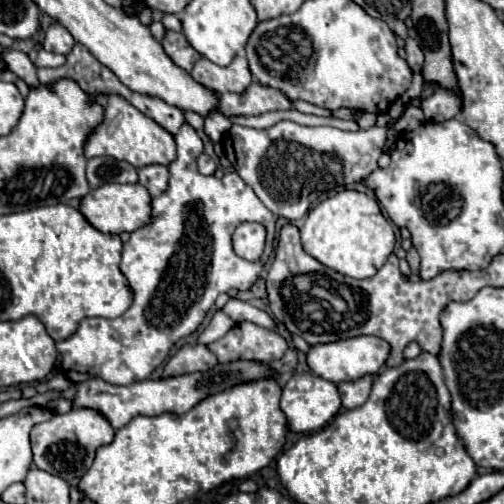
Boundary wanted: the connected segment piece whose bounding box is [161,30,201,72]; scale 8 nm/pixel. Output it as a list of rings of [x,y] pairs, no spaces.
[[[167,30],[165,38],[161,40],[161,46],[165,50],[165,54],[185,72],[191,72],[193,64],[201,58],[201,54],[187,42],[187,38],[181,32],[175,30]]]

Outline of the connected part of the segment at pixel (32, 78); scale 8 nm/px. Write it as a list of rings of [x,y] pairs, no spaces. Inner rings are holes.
[[[11,50],[11,52],[3,52],[1,60],[5,62],[5,66],[9,70],[13,70],[21,80],[25,80],[29,86],[37,86],[37,68],[35,64],[29,60],[27,54]]]

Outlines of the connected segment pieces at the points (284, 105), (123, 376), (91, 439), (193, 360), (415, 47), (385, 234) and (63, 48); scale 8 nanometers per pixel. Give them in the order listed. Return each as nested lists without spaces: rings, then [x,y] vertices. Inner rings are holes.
[[[253,82],[245,94],[217,94],[217,110],[227,116],[261,116],[271,110],[293,110],[293,102],[279,90]]]
[[[183,124],[181,130],[175,136],[177,142],[177,158],[169,164],[169,190],[153,200],[153,220],[151,224],[131,232],[129,242],[123,244],[123,258],[121,258],[121,272],[127,278],[135,300],[131,308],[115,318],[85,318],[79,328],[65,340],[57,342],[57,350],[63,358],[63,374],[71,382],[83,382],[87,378],[101,378],[109,384],[133,384],[139,380],[145,380],[151,376],[151,372],[161,366],[169,350],[175,346],[177,340],[191,336],[197,332],[201,322],[205,320],[207,312],[215,304],[217,296],[223,292],[229,292],[231,288],[237,290],[249,290],[261,270],[267,258],[273,252],[273,234],[275,234],[275,222],[277,216],[271,214],[263,202],[257,198],[253,188],[245,184],[235,172],[227,172],[223,178],[217,176],[203,176],[197,172],[197,156],[199,156],[199,136],[189,126]],[[241,222],[261,222],[267,228],[267,248],[259,262],[247,262],[239,258],[233,252],[231,246],[231,234]]]
[[[73,408],[69,414],[55,414],[51,420],[33,426],[31,430],[33,462],[37,468],[45,472],[57,474],[69,484],[77,484],[93,464],[97,448],[113,442],[113,436],[115,430],[99,412],[89,408]]]
[[[203,344],[183,346],[165,366],[163,376],[183,376],[193,372],[207,372],[217,366],[217,358]]]
[[[405,36],[405,52],[407,52],[407,64],[411,66],[411,70],[419,72],[423,66],[423,52],[421,52],[419,44],[409,36]]]
[[[343,190],[319,202],[307,216],[301,228],[301,244],[305,252],[317,258],[323,266],[351,278],[371,278],[387,262],[395,246],[391,224],[381,214],[377,200],[357,190]]]
[[[53,22],[49,26],[49,30],[45,32],[45,42],[43,42],[43,48],[49,50],[49,52],[57,52],[57,54],[69,54],[69,50],[73,48],[75,40],[73,36],[57,22]]]

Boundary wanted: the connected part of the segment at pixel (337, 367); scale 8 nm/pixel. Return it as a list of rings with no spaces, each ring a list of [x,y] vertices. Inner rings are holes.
[[[355,336],[347,340],[311,346],[307,352],[307,364],[315,376],[339,384],[343,380],[357,380],[365,374],[377,374],[379,368],[385,364],[387,356],[389,356],[389,344],[385,340],[377,336]]]

